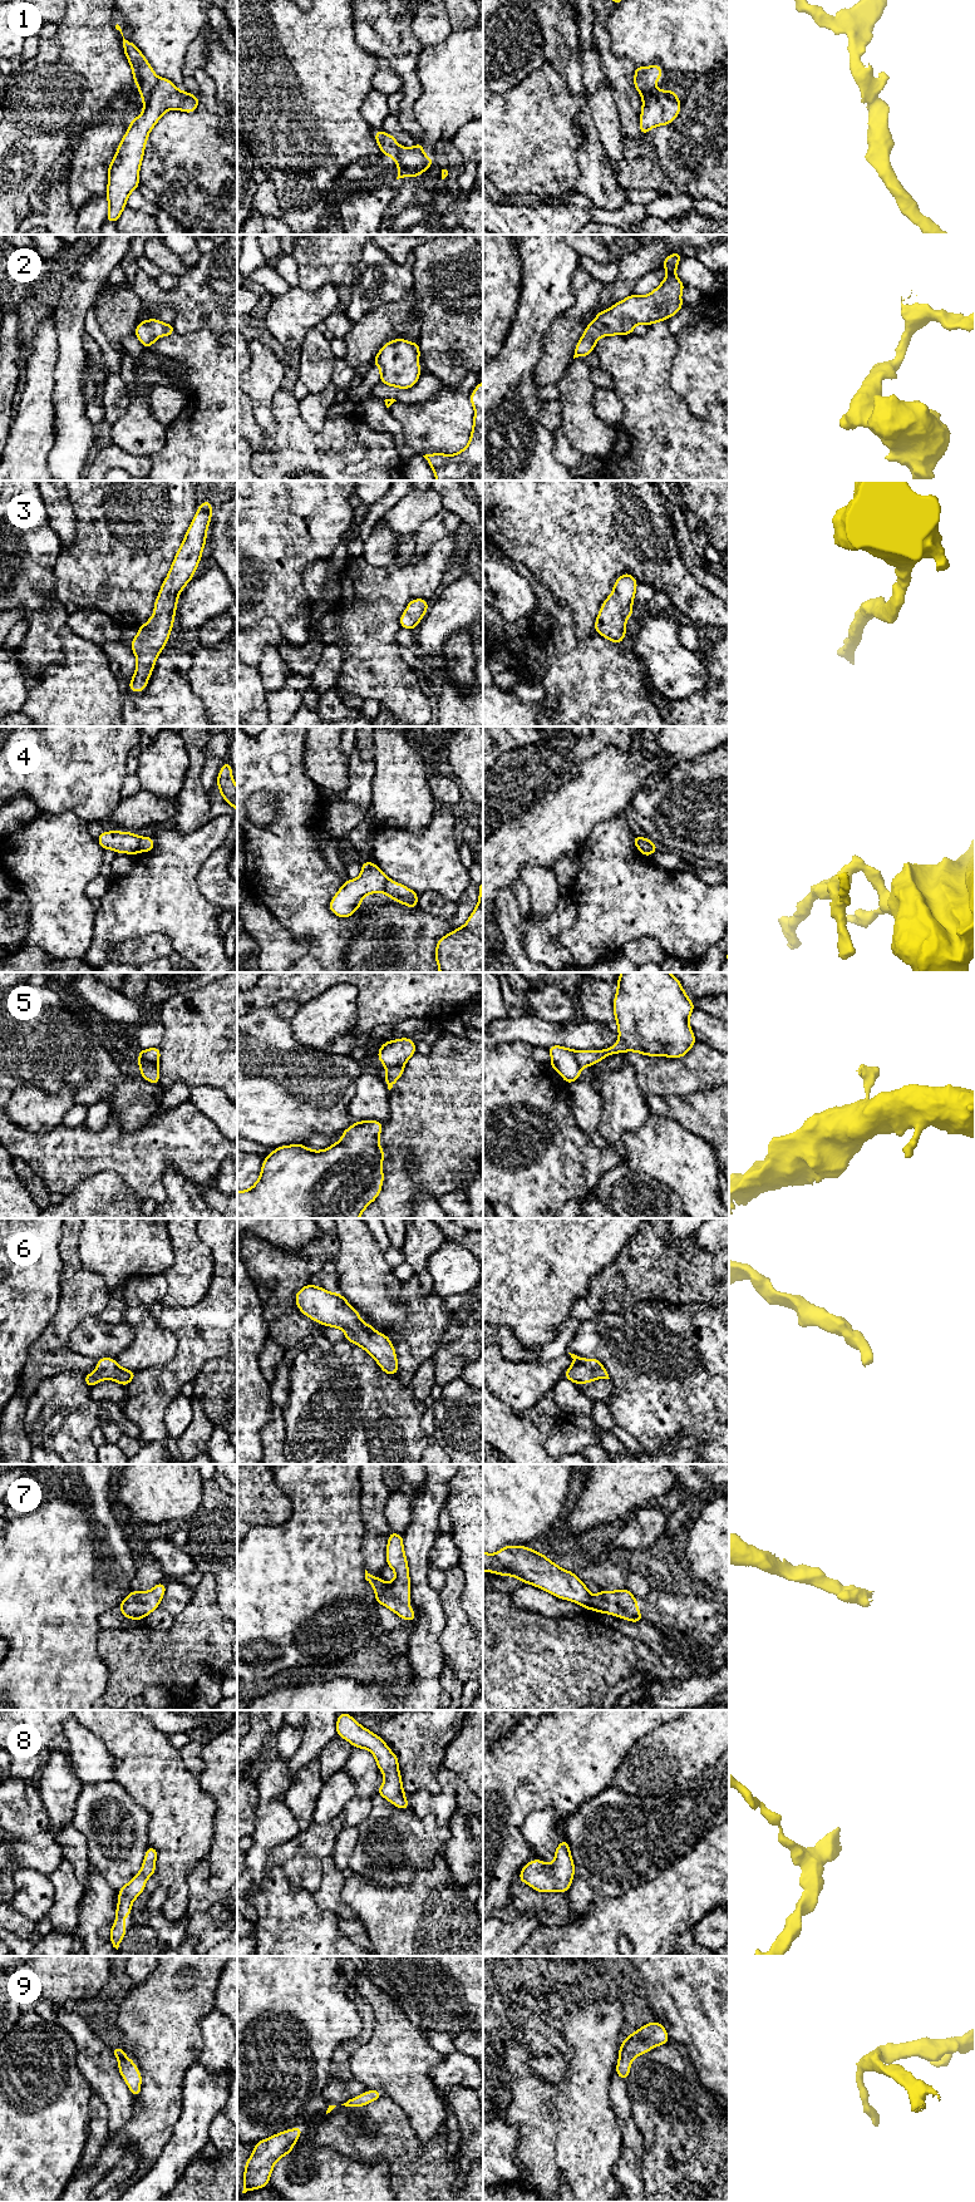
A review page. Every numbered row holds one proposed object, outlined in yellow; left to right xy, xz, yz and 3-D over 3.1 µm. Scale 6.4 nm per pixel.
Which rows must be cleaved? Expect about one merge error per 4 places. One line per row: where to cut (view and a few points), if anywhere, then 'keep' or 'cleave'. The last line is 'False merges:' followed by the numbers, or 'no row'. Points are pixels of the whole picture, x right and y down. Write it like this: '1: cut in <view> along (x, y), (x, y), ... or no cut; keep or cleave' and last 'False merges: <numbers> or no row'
1: cut in xy along (157, 77), (144, 98); cleave
2: no cut; keep
3: no cut; keep
4: cut in xy along (142, 837), (138, 851); cleave
5: cut in xy along (139, 1057), (143, 1060), (157, 1063); cleave
6: no cut; keep
7: no cut; keep
8: no cut; keep
9: no cut; keep
False merges: 1, 4, 5

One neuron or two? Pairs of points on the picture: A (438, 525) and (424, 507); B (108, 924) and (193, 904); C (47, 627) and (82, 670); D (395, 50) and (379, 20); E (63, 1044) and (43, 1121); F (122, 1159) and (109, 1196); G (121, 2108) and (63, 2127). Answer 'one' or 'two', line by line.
A: two
B: one
C: two
D: one
E: two
F: two
G: two

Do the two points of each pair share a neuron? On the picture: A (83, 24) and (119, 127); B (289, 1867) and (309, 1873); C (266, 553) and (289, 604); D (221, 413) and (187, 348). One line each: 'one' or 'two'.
A: two
B: one
C: one
D: one

